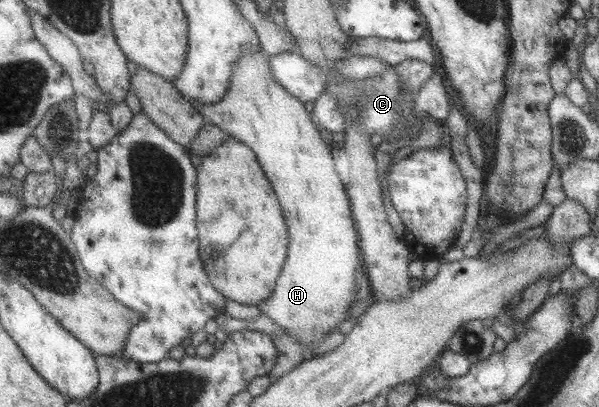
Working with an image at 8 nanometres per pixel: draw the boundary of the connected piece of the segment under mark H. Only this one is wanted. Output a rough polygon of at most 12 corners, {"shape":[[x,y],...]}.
{"shape":[[237,59],[187,99],[257,157],[289,226],[258,307],[304,347],[345,329],[361,258],[312,113]]}

